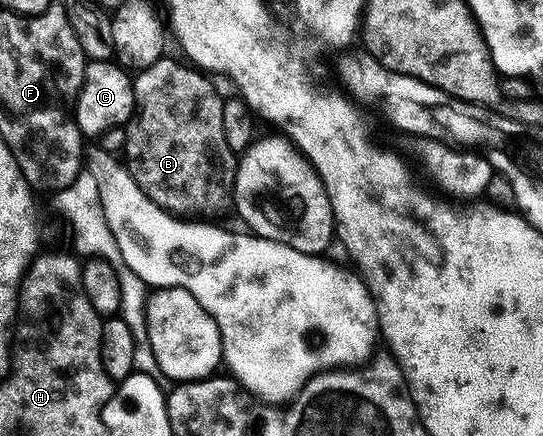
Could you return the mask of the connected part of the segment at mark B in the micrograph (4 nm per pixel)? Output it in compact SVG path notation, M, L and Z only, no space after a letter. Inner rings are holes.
M180 58L168 59L156 59L151 66L142 67L136 72L137 75L133 79L133 116L123 131L126 155L124 158L135 181L159 206L177 213L199 211L203 207L217 207L224 199L226 202L230 198L237 176L238 156L230 145L227 145L223 117L219 117L225 99L206 72ZM181 75L197 82L188 92L187 99L215 99L215 103L187 103L201 105L187 107L187 122L197 123L195 127L207 123L207 135L183 135L183 131L179 131L178 135L171 135L171 123L183 121L183 111L180 107L171 106L171 113L167 113L167 105L149 107L149 99L145 95L153 95L156 91L161 95L167 94L180 81Z

